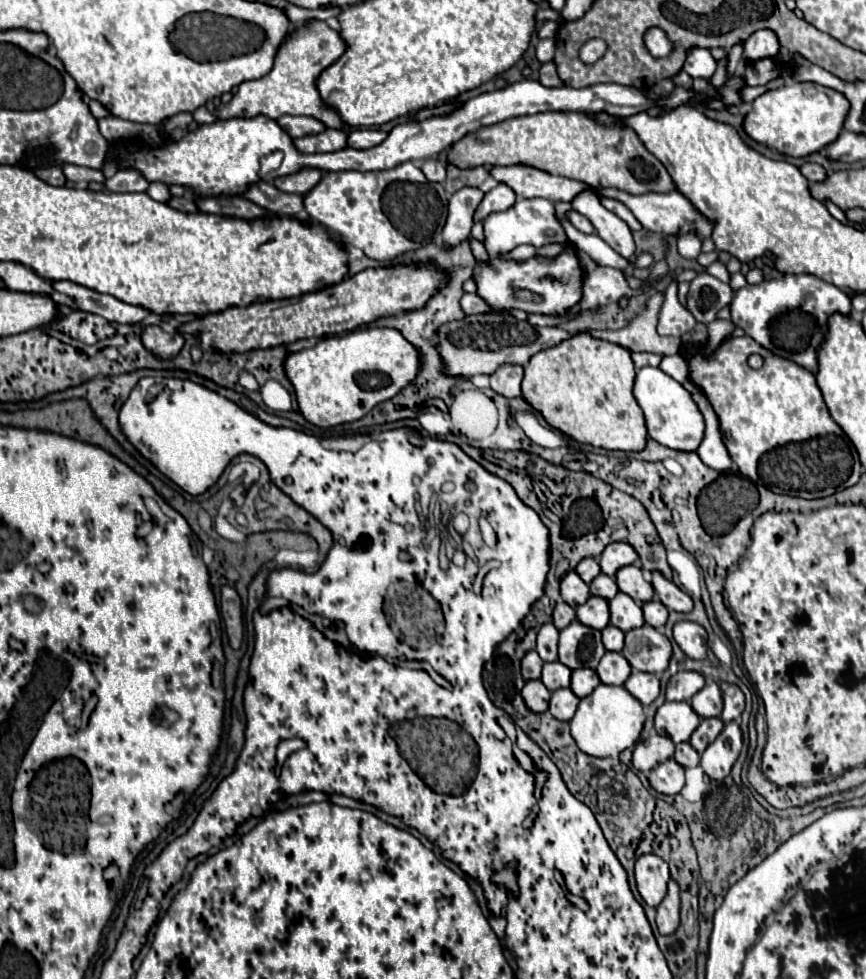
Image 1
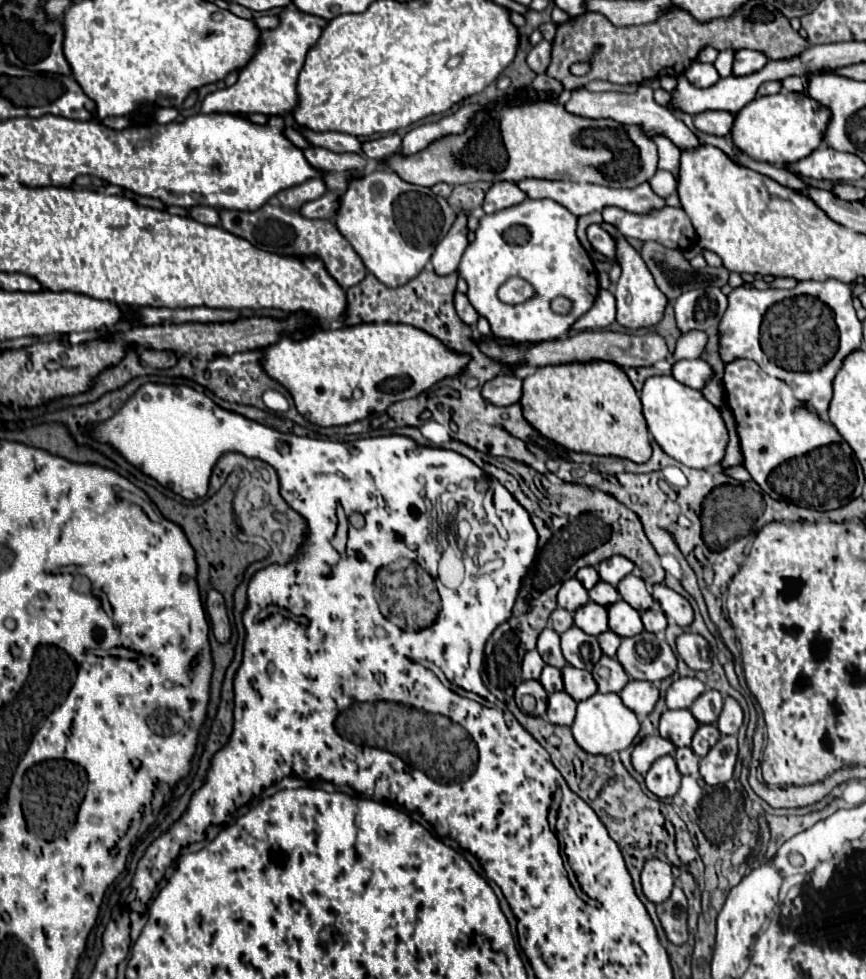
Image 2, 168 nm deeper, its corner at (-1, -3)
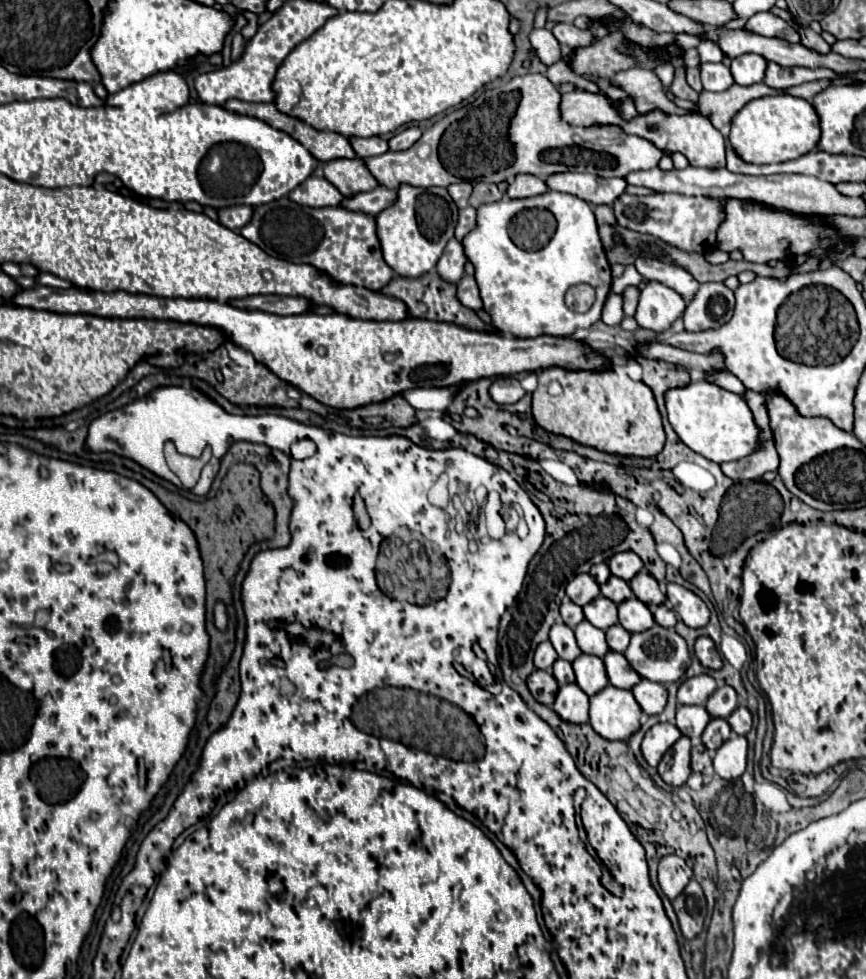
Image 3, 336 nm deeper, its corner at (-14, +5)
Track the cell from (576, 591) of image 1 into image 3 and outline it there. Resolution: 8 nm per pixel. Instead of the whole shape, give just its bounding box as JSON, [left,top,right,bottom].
[566,574,600,606]

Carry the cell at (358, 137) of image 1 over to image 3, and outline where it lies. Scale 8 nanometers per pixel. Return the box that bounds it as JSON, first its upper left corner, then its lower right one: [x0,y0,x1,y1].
[390,126,422,150]

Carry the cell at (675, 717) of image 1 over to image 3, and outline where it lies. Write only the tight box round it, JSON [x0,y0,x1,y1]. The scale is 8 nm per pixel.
[676,706,710,740]

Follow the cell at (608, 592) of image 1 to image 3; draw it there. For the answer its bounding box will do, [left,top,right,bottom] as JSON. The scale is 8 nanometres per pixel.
[600,576,634,604]

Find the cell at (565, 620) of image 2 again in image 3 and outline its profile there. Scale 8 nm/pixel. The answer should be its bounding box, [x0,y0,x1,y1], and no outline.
[560,598,584,628]

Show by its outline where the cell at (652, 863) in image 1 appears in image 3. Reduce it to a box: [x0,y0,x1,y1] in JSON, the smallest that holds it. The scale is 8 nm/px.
[658,854,692,900]

